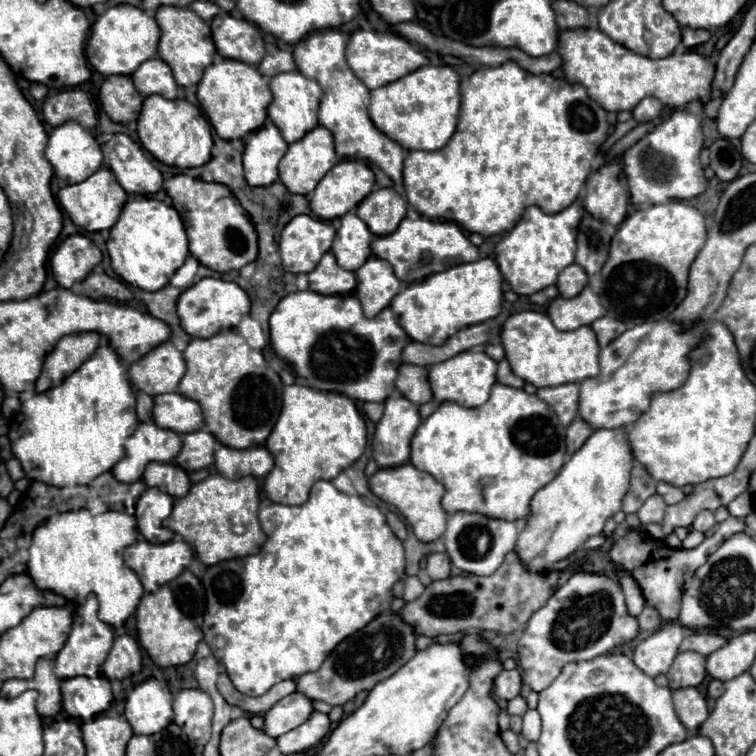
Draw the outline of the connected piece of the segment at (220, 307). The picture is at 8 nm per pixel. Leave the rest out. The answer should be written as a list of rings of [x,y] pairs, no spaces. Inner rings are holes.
[[[206,277],[182,291],[182,295],[178,299],[178,317],[180,317],[182,329],[190,337],[208,339],[224,329],[238,327],[242,317],[250,313],[250,307],[252,307],[252,303],[240,285],[236,285],[232,281],[224,281],[224,279]]]

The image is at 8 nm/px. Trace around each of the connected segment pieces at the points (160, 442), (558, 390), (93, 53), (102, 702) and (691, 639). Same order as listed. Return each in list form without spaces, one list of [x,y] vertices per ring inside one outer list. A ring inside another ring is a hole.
[[[154,421],[140,423],[136,433],[126,441],[126,457],[112,467],[112,475],[122,483],[140,481],[144,467],[152,461],[170,463],[180,453],[182,437],[170,429],[158,427]]]
[[[578,383],[544,387],[544,389],[538,389],[536,395],[556,411],[556,415],[564,427],[568,427],[574,421],[574,417],[578,415],[578,397],[580,397]]]
[[[132,5],[110,7],[92,25],[92,33],[86,45],[88,63],[102,75],[132,75],[138,65],[156,57],[160,41],[160,27],[154,17]]]
[[[72,677],[62,681],[64,711],[82,721],[104,713],[112,703],[112,687],[106,677]]]
[[[690,633],[684,637],[680,651],[696,651],[700,655],[710,655],[712,651],[720,649],[720,645],[724,645],[724,637],[716,635],[716,633]]]

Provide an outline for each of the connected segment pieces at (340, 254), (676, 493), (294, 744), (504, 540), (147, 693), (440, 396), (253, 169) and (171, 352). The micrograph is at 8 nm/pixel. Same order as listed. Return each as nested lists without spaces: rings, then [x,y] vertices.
[[[354,211],[346,213],[340,219],[340,229],[336,231],[332,243],[332,253],[336,255],[338,265],[348,271],[360,269],[360,265],[364,265],[364,261],[372,255],[370,241],[372,233],[368,225],[364,225],[364,221]]]
[[[658,483],[658,495],[668,503],[668,505],[672,505],[672,503],[678,503],[678,501],[682,501],[684,499],[684,491],[680,489],[680,487],[674,487],[674,485],[670,485],[670,483]]]
[[[314,711],[306,723],[280,735],[276,741],[278,741],[278,749],[282,755],[292,755],[292,753],[304,753],[308,749],[314,749],[316,745],[320,745],[320,741],[328,733],[330,733],[328,715]]]
[[[454,513],[448,517],[448,527],[444,533],[446,553],[458,569],[472,575],[492,575],[504,561],[504,557],[514,551],[518,541],[516,525],[502,519],[490,519],[478,513]]]
[[[148,679],[126,699],[124,717],[136,735],[152,735],[168,727],[174,719],[172,693],[164,681]]]
[[[464,351],[456,357],[436,363],[430,369],[430,385],[436,401],[454,401],[462,407],[478,407],[486,403],[492,385],[496,383],[496,361],[484,351]]]
[[[266,121],[258,131],[250,133],[242,156],[244,177],[252,187],[268,187],[278,179],[278,163],[288,143],[280,129]]]
[[[172,341],[158,345],[140,361],[132,363],[128,369],[132,385],[136,385],[136,389],[152,397],[162,393],[174,393],[184,373],[186,373],[184,355],[172,345]]]

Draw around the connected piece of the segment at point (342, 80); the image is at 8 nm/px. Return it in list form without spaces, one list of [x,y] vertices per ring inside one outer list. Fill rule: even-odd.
[[[328,29],[328,35],[314,31],[294,47],[294,61],[298,65],[298,71],[308,79],[318,81],[324,91],[324,97],[320,101],[320,111],[318,111],[318,123],[324,125],[334,135],[336,153],[340,157],[368,159],[376,163],[396,185],[402,185],[402,167],[404,167],[406,151],[396,141],[380,133],[374,127],[372,119],[368,117],[366,105],[370,99],[370,91],[352,73],[352,69],[346,63],[344,51],[346,51],[348,39],[350,35],[342,33],[340,29]]]

